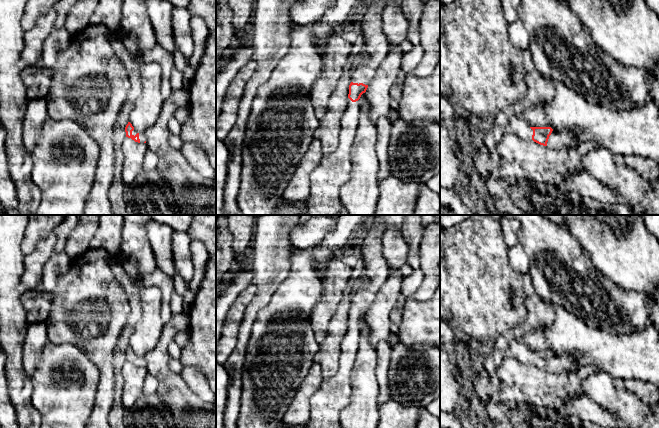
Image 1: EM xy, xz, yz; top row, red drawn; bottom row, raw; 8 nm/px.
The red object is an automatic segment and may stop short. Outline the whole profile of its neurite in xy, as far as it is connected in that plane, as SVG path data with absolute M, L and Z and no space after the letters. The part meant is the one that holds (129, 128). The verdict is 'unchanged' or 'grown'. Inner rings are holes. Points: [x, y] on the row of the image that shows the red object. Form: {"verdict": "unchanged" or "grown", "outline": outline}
{"verdict": "grown", "outline": "M130 122L126 125L125 132L126 137L131 138L135 142L144 143L146 141L145 134L137 132Z"}

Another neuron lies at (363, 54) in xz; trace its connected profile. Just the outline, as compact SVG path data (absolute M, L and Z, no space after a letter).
M363 48L363 50L356 55L356 58L354 59L353 63L352 63L351 65L349 65L349 67L350 67L351 69L355 69L356 67L358 67L358 66L362 63L362 61L363 61L367 56L368 56L368 52L366 51L365 48Z

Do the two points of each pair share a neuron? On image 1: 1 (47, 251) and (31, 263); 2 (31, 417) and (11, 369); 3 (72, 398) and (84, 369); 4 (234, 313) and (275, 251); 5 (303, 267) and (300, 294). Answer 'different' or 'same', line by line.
1: same
2: same
3: same
4: different
5: same

